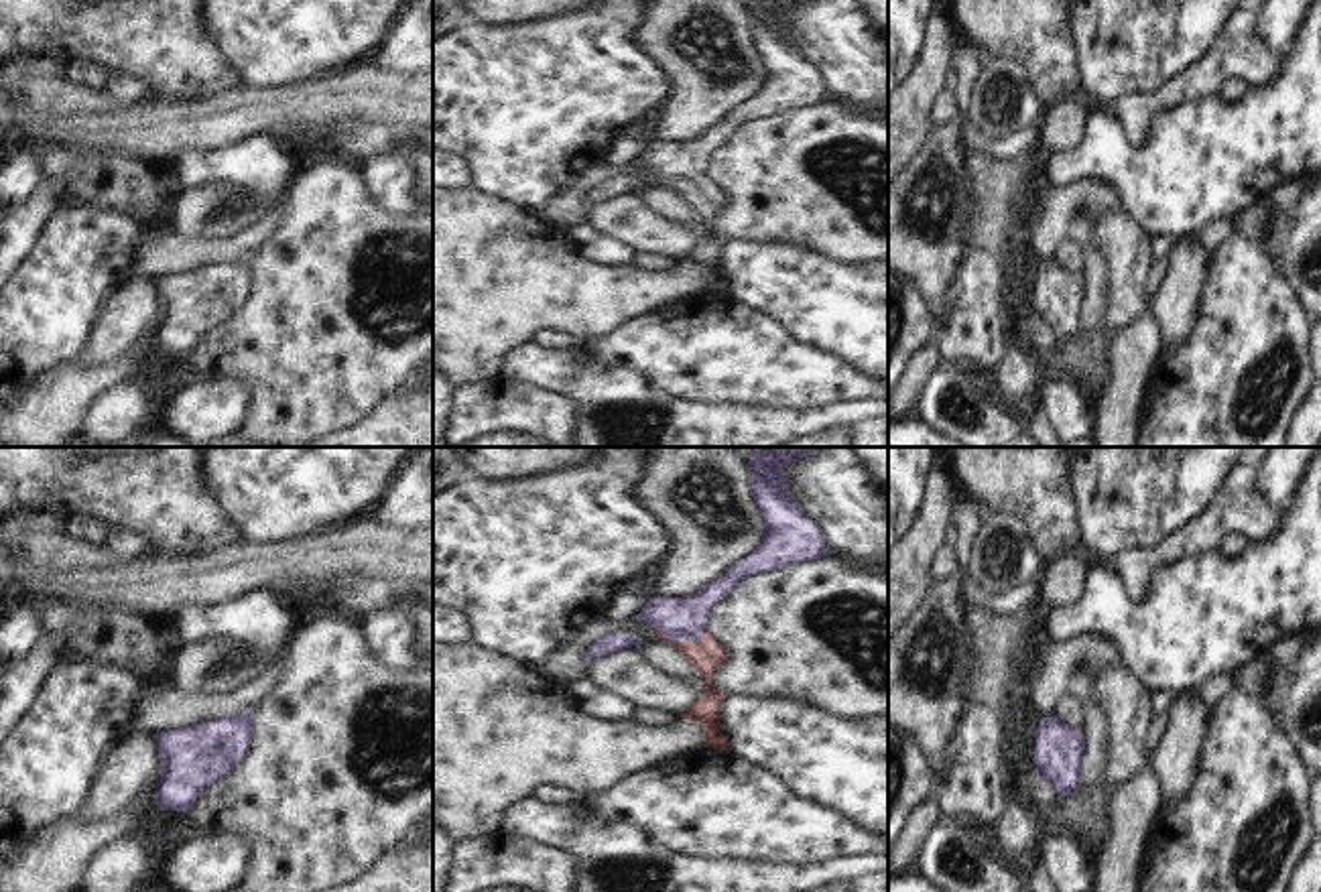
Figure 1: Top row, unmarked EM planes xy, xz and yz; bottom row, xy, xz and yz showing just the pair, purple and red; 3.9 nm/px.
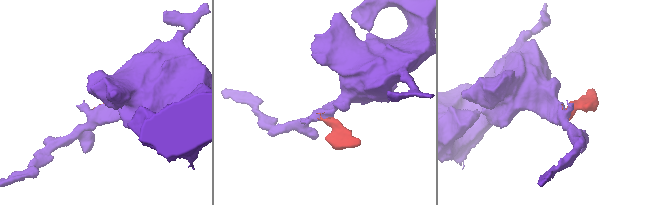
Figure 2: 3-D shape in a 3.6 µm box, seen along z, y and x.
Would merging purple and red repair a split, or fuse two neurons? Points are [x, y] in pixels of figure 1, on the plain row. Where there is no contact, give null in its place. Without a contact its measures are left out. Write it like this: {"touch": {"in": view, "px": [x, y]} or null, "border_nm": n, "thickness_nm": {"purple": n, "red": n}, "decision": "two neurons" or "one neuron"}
{"touch": {"in": "xz", "px": [683, 185]}, "border_nm": 220, "thickness_nm": {"purple": 180, "red": 130}, "decision": "one neuron"}

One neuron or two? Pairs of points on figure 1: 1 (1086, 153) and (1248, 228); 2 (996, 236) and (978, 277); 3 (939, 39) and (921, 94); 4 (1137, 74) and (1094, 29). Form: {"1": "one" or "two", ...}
{"1": "two", "2": "two", "3": "one", "4": "one"}

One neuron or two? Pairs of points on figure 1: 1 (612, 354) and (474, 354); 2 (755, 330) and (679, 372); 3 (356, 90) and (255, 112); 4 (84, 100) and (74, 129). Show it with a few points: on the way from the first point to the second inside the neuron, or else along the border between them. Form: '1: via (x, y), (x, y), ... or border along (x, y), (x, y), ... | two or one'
1: border along (631, 320), (584, 346) | two
2: via (736, 348), (702, 350), (698, 354) | one
3: via (332, 96), (307, 108), (279, 110) | one
4: border along (122, 106), (98, 114), (43, 118) | two

